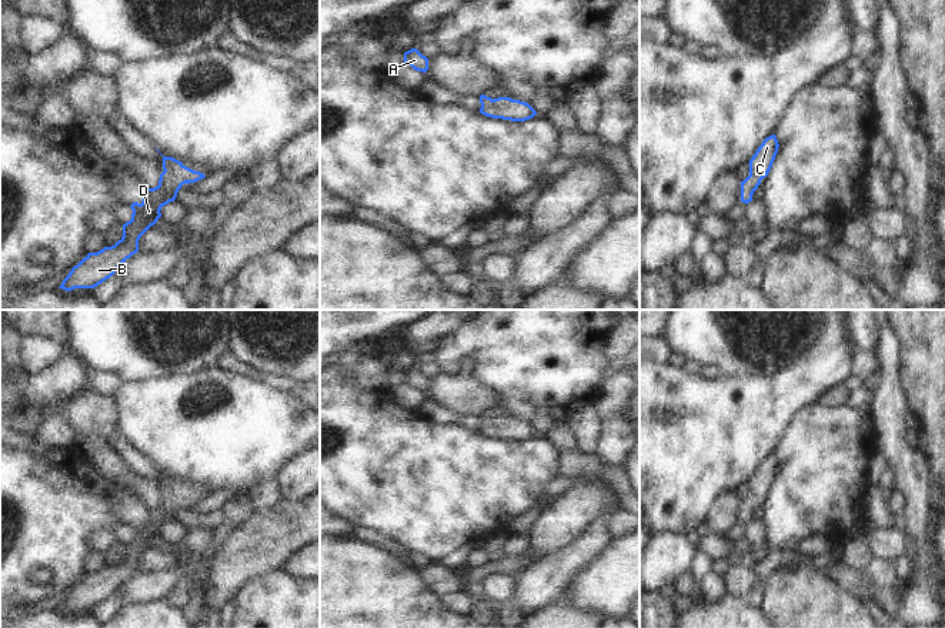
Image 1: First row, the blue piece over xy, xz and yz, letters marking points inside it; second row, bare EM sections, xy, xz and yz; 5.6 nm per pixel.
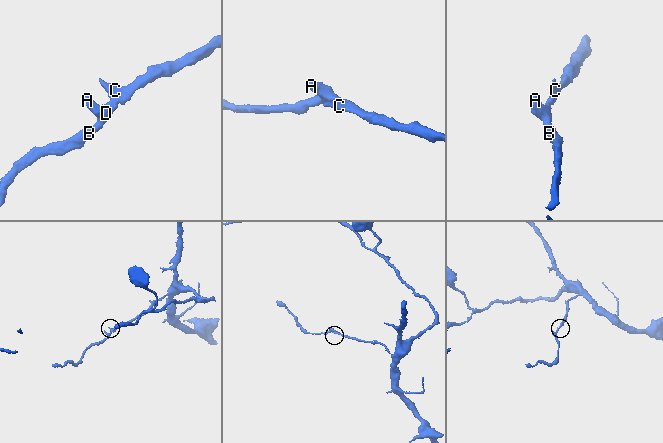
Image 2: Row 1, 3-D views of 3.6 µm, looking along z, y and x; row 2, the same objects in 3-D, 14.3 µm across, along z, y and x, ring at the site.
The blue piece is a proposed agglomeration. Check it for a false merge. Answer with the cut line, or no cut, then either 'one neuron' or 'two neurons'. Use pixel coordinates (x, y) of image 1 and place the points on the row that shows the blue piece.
no cut; one neuron

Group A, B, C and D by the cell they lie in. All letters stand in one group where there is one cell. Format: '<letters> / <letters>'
A B C D

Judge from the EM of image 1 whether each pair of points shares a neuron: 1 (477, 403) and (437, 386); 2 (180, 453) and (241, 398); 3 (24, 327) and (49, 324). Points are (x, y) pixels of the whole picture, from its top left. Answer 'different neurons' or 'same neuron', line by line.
1: same neuron
2: same neuron
3: same neuron

